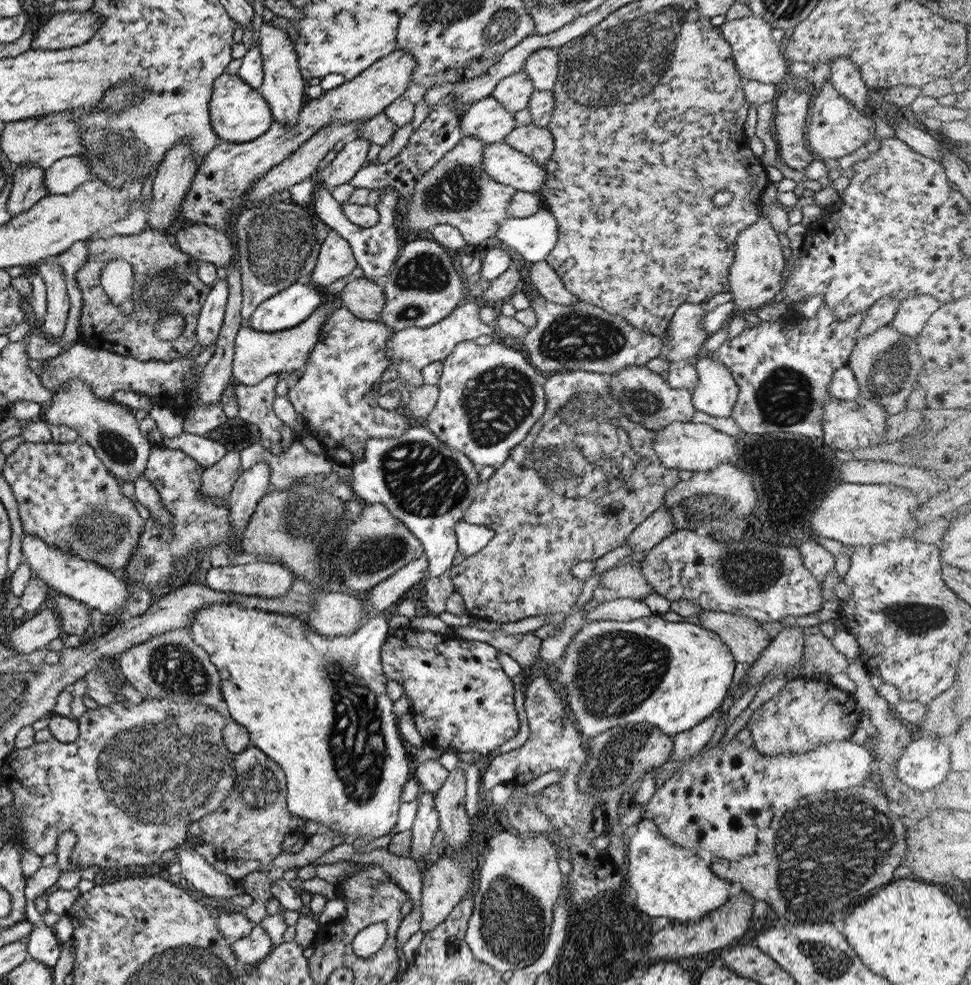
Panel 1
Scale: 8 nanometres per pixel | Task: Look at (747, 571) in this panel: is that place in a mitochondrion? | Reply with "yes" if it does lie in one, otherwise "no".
yes

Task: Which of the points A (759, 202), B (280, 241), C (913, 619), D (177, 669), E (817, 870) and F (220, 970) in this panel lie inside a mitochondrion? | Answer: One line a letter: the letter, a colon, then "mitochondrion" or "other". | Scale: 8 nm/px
A: other
B: mitochondrion
C: mitochondrion
D: mitochondrion
E: mitochondrion
F: mitochondrion

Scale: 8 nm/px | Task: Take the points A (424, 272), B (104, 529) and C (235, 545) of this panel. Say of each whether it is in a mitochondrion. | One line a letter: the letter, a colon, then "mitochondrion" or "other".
A: mitochondrion
B: mitochondrion
C: other

